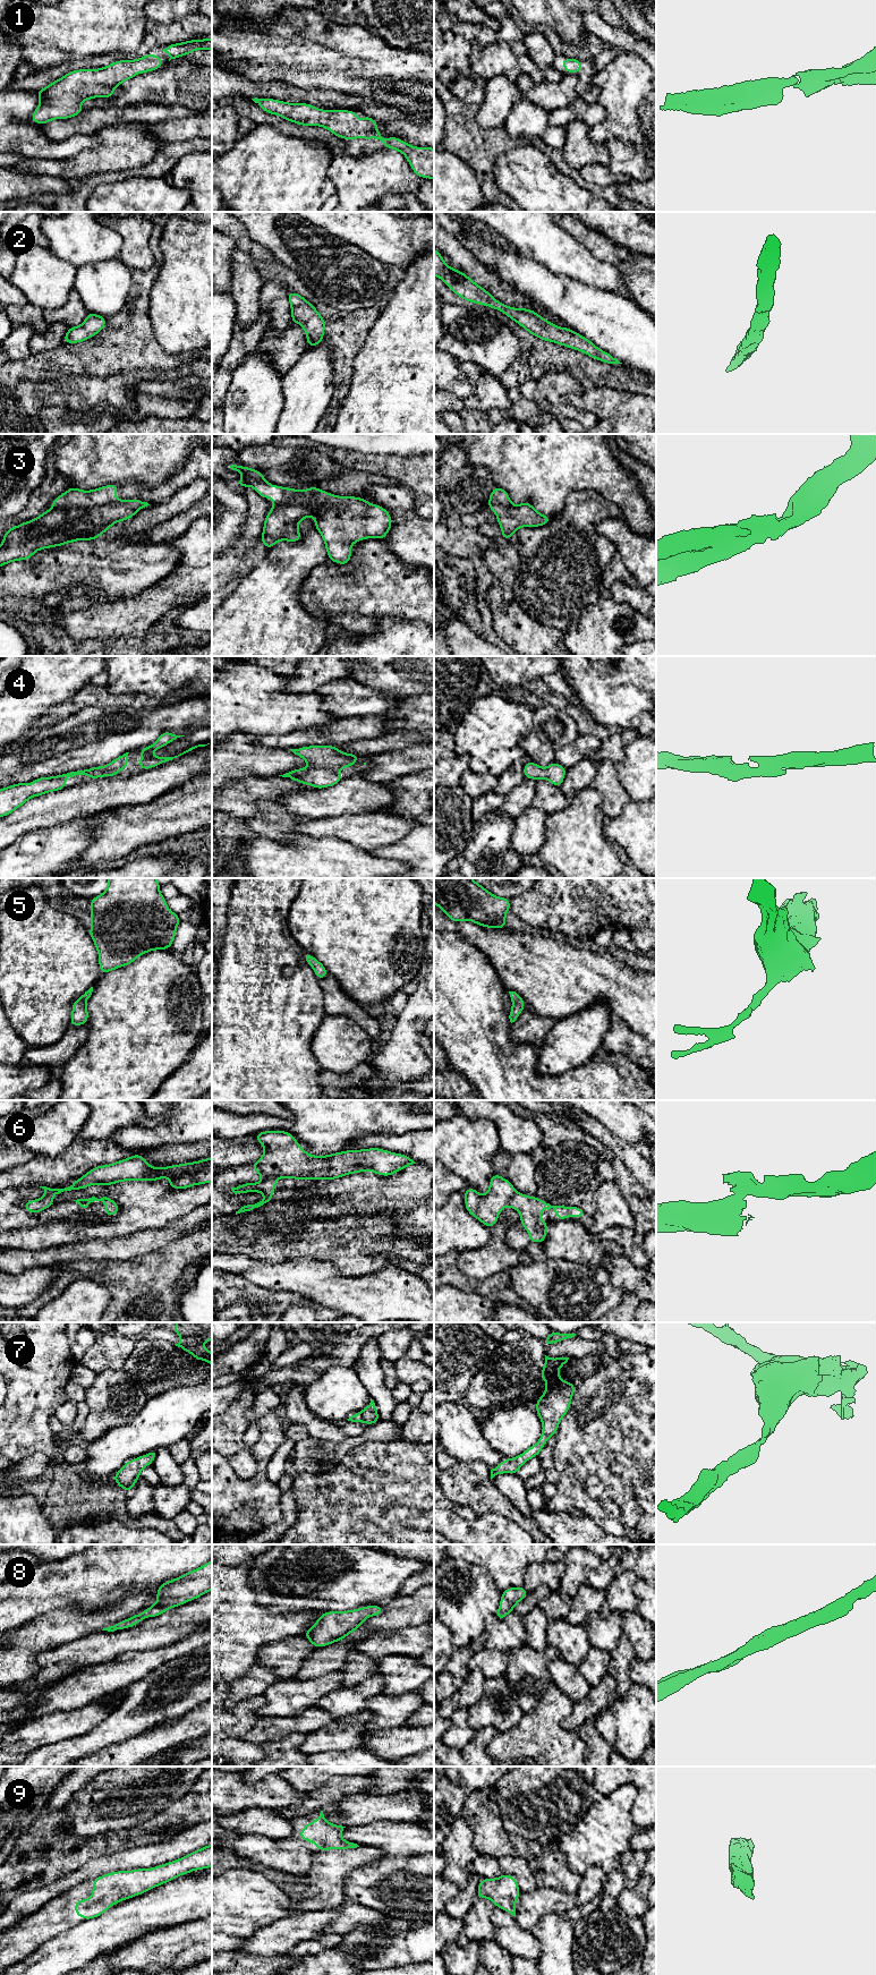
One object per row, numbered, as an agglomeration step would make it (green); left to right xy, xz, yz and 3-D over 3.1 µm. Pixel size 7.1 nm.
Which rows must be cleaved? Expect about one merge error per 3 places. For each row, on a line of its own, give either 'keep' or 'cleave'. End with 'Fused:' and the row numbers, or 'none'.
1: keep
2: keep
3: cleave
4: keep
5: keep
6: cleave
7: keep
8: keep
9: keep
Fused: 3, 6

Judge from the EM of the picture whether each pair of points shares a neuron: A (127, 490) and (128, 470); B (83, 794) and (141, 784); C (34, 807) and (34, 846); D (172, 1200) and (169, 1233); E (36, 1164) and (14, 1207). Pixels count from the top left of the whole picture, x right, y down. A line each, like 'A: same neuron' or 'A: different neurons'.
A: different neurons
B: same neuron
C: different neurons
D: different neurons
E: different neurons

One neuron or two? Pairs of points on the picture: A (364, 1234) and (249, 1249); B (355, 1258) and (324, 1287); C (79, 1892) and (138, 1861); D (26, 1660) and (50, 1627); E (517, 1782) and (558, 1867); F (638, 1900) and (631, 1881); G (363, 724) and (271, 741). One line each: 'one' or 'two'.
A: one
B: two
C: two
D: one
E: two
F: two
G: one

